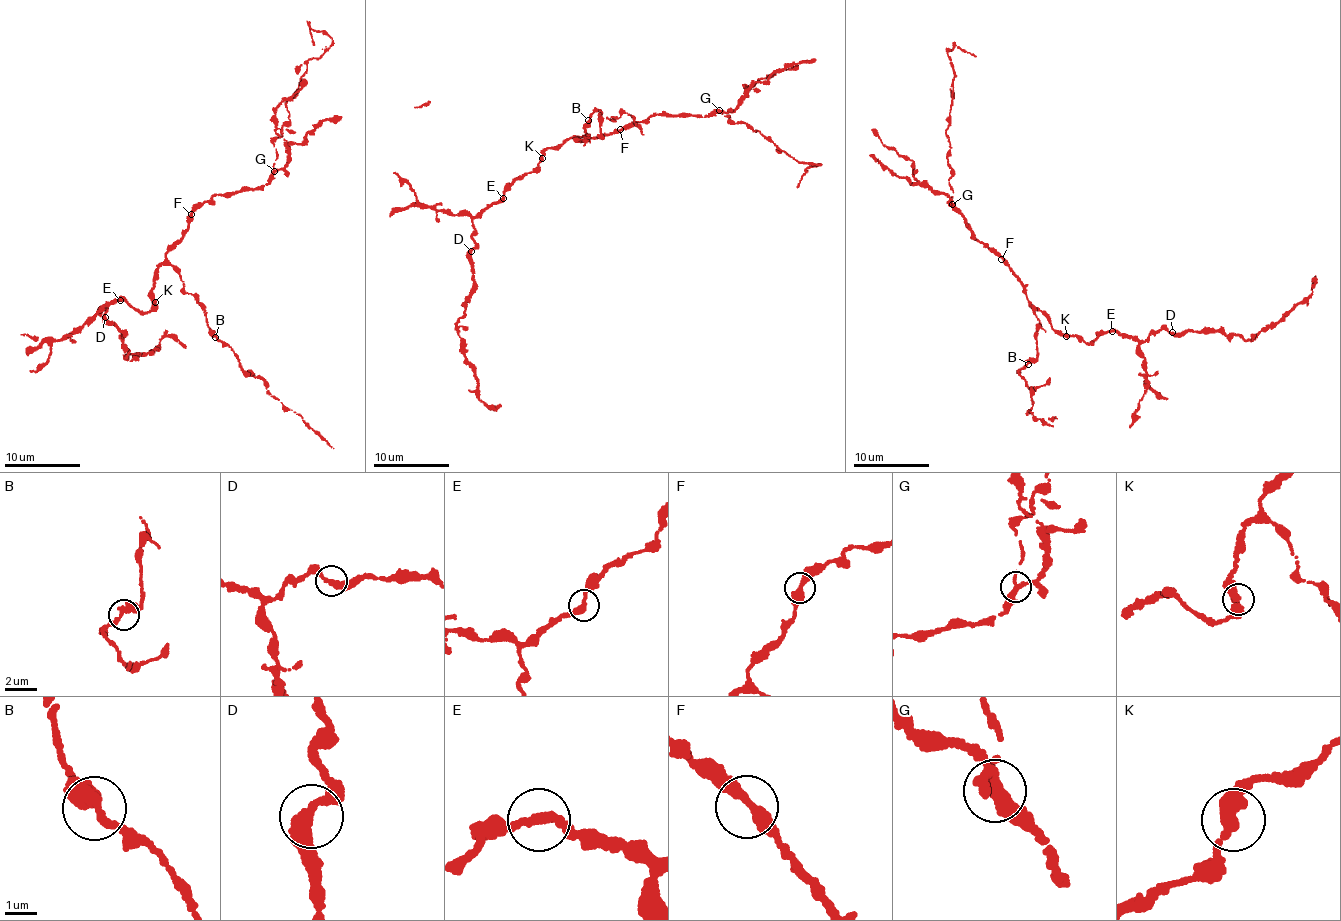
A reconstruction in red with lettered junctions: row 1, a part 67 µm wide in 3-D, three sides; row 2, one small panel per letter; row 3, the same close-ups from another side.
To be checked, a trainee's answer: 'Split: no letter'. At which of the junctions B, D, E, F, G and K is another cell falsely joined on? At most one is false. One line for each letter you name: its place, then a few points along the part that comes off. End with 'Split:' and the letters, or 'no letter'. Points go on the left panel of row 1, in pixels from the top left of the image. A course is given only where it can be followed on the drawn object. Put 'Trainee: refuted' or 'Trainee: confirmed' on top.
Trainee: refuted
G: Place: (274, 171). Course of the part to remove: (274, 170), (272, 142), (289, 120), (286, 100), (307, 61), (319, 58), (331, 40), (310, 25), (314, 44)
Split: G

